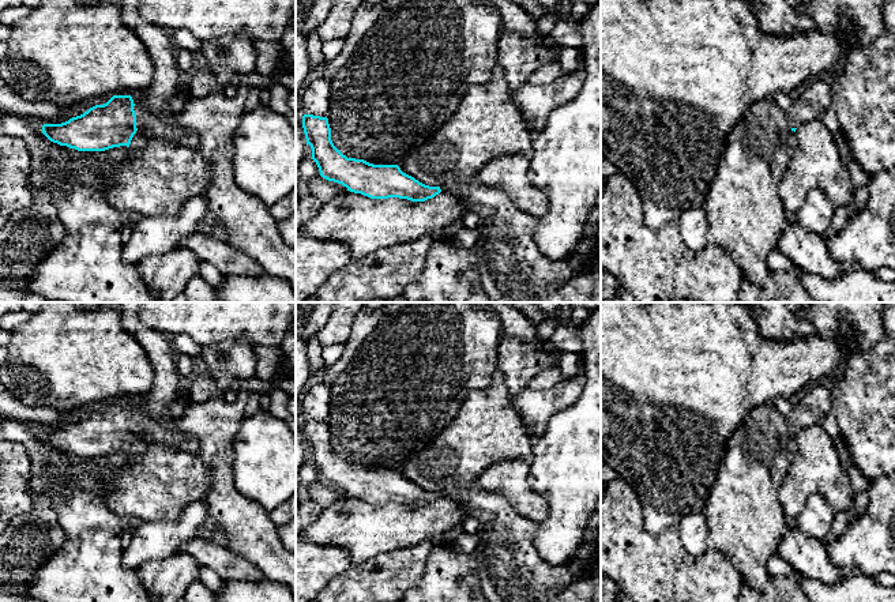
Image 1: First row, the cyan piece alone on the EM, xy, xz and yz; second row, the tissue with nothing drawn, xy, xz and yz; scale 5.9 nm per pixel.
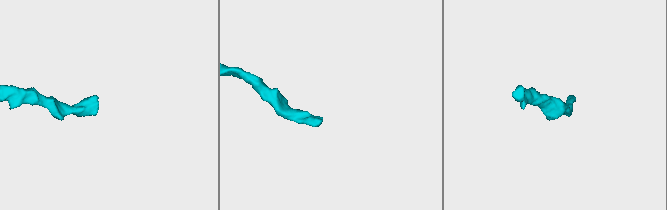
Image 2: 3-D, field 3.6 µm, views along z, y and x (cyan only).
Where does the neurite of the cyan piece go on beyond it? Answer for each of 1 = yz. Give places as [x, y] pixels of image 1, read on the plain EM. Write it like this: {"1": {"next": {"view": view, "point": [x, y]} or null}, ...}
{"1": {"next": {"view": "yz", "point": [792, 444]}}}

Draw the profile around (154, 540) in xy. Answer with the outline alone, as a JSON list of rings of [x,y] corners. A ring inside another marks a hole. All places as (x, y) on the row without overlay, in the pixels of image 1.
[[[195,501],[185,505],[177,519],[136,522],[131,542],[124,548],[123,565],[138,571],[146,561],[168,558],[198,537],[207,516],[207,503]]]

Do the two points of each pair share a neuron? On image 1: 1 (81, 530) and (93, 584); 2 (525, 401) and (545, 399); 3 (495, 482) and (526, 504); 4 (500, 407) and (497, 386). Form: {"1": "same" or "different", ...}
{"1": "same", "2": "same", "3": "same", "4": "same"}

